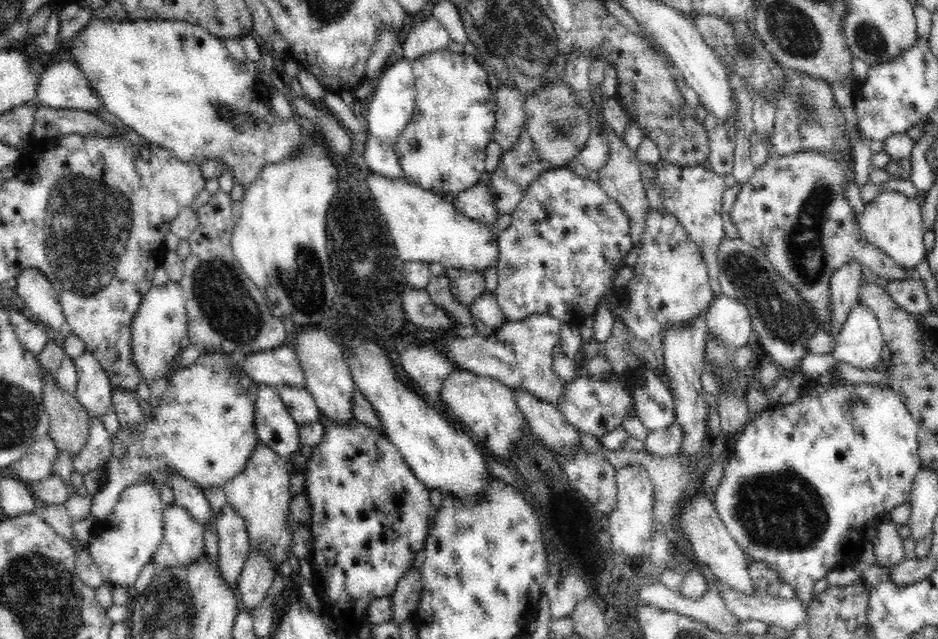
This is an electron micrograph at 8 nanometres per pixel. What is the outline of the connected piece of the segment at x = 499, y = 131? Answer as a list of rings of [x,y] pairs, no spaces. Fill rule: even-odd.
[[[501,81],[495,91],[495,142],[500,145],[503,152],[512,150],[520,138],[521,128],[525,121],[525,98],[516,85],[506,85]]]

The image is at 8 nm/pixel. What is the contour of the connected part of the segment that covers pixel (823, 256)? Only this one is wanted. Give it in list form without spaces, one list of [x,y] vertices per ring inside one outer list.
[[[798,151],[797,154],[788,154],[782,158],[769,159],[752,174],[752,178],[742,185],[742,190],[736,198],[730,212],[730,219],[739,231],[742,240],[753,244],[770,261],[786,282],[792,284],[800,292],[800,299],[804,299],[815,315],[819,328],[824,330],[828,326],[830,310],[832,310],[830,279],[832,273],[848,261],[858,261],[867,266],[875,274],[890,282],[907,282],[919,278],[916,269],[902,269],[896,265],[892,257],[880,252],[872,246],[860,229],[859,216],[854,217],[848,199],[844,195],[846,178],[854,170],[854,157],[850,163],[844,159],[836,159],[834,152],[820,153],[818,151]]]

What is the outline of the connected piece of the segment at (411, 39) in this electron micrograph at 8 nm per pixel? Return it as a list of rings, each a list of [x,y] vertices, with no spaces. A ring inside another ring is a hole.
[[[430,16],[416,23],[403,43],[403,56],[412,62],[420,56],[448,48],[451,38],[444,25]]]

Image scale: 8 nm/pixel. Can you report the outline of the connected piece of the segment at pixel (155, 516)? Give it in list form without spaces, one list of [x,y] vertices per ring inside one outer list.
[[[140,481],[127,486],[120,495],[112,514],[95,523],[92,540],[87,544],[93,564],[100,569],[105,582],[120,584],[130,591],[139,572],[152,561],[163,537],[163,512],[165,505],[160,499],[160,491],[152,481]]]

